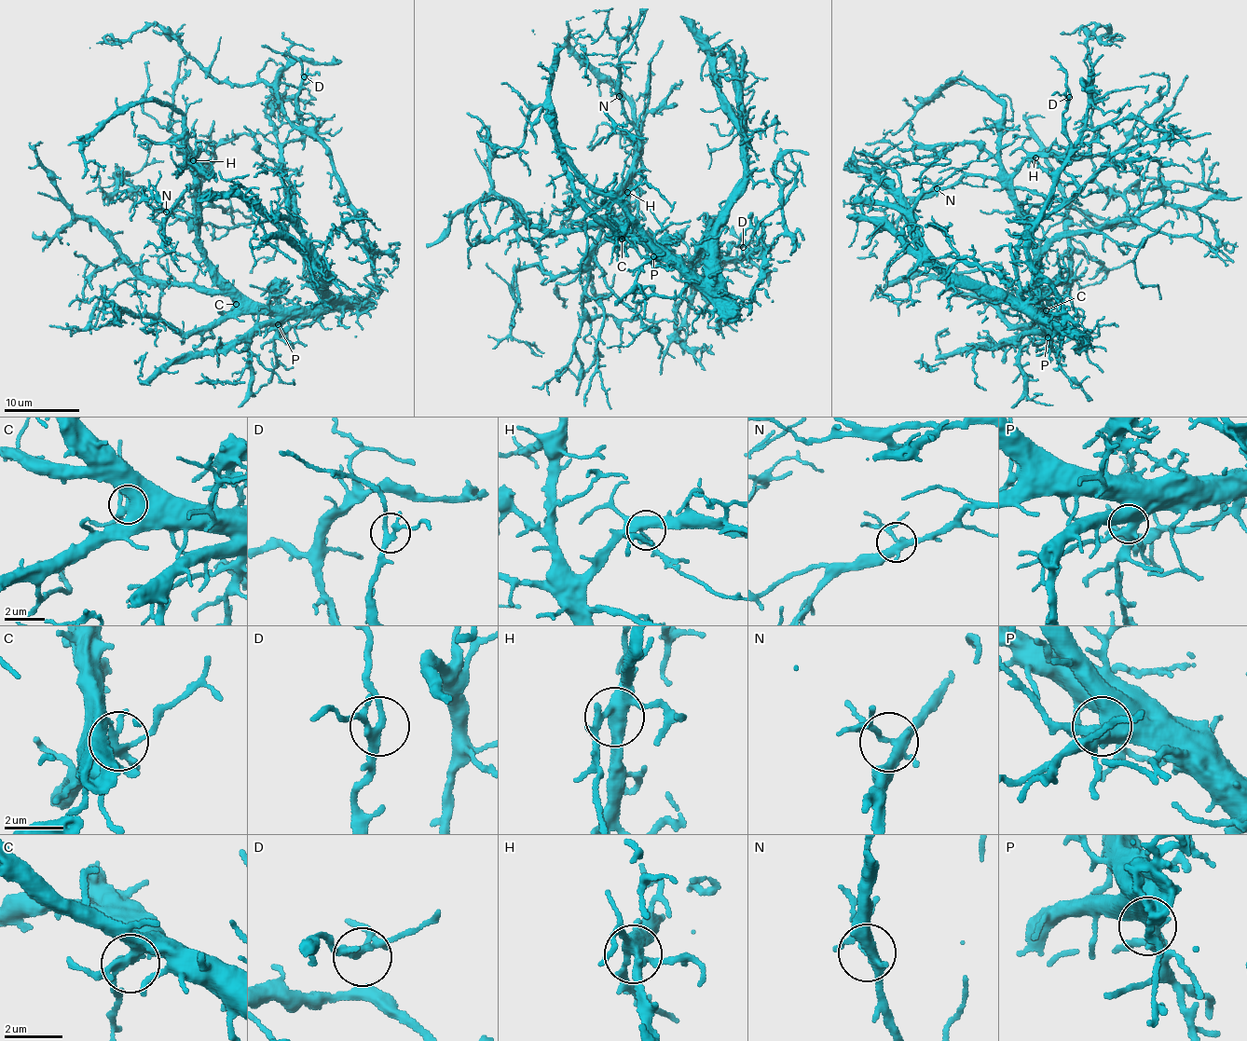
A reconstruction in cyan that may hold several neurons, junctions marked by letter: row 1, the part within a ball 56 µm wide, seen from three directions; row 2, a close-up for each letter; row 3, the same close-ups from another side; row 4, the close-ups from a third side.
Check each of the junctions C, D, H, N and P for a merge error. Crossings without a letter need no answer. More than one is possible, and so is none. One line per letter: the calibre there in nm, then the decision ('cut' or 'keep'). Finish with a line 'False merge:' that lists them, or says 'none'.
C: 320 nm | keep
D: 240 nm | keep
H: 420 nm | keep
N: 280 nm | keep
P: 480 nm | keep
False merge: none

